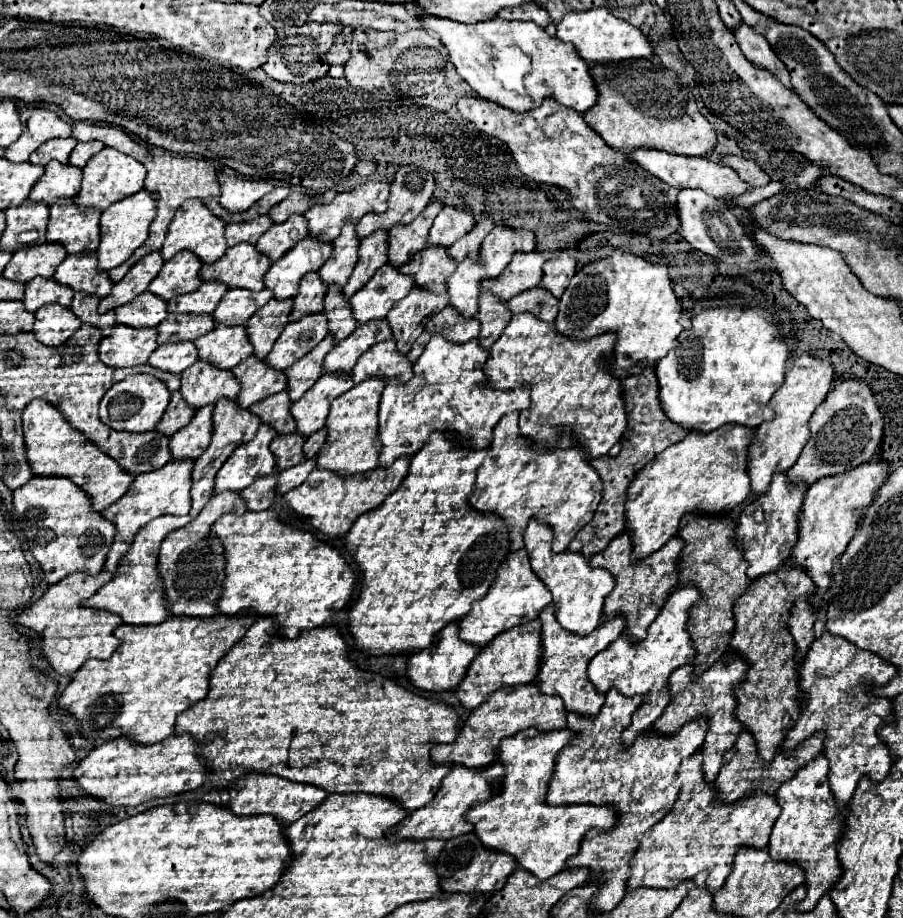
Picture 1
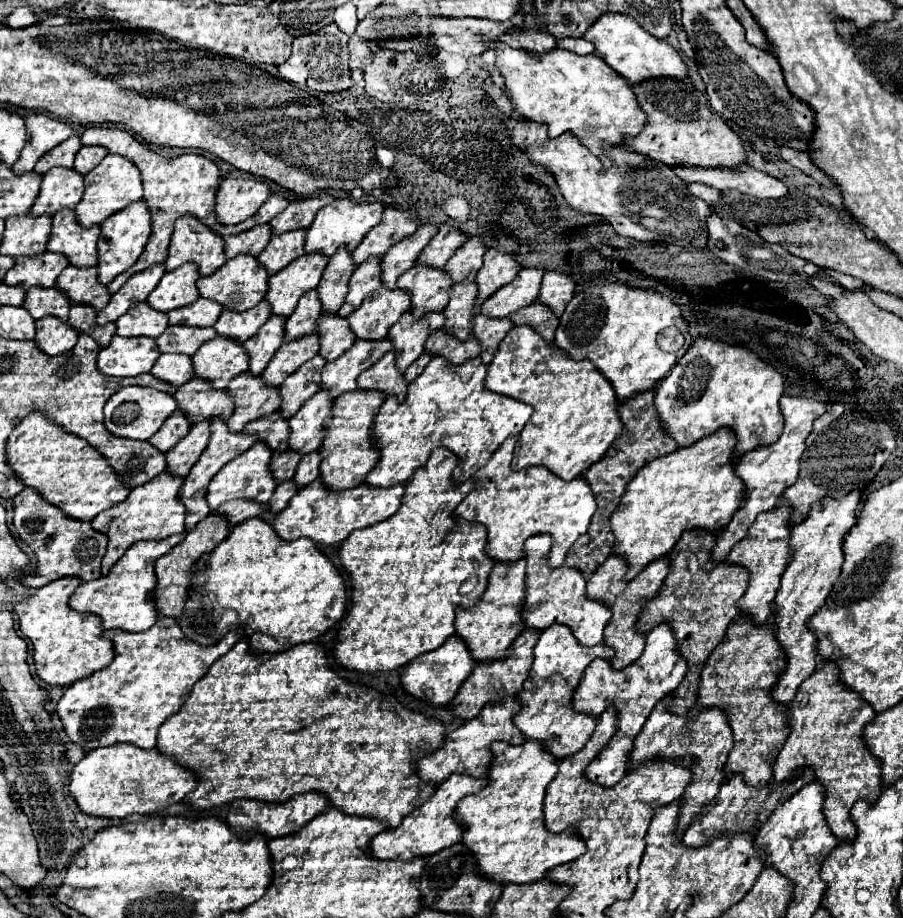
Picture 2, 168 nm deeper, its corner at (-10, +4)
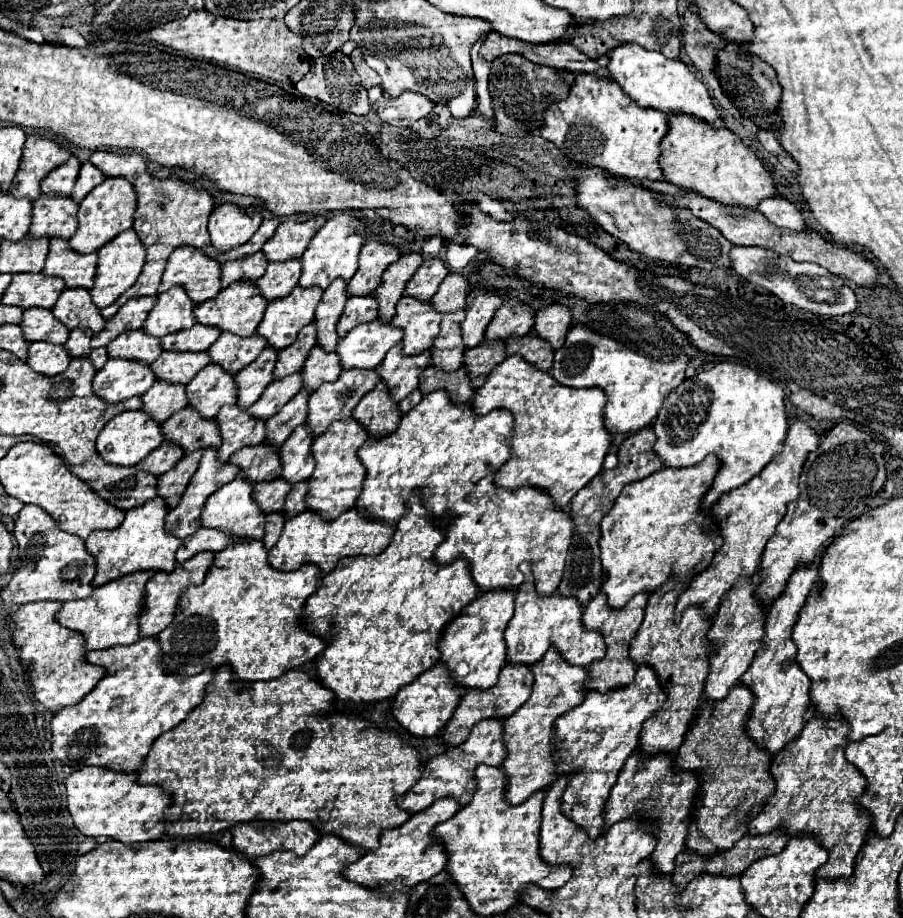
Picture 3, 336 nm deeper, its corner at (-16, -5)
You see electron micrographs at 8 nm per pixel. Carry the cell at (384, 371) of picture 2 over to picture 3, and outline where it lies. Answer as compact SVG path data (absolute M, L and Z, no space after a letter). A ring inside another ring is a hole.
M378 382L374 390L364 394L352 416L370 432L370 436L384 436L396 430L400 424L400 408L392 400L390 390L384 382Z

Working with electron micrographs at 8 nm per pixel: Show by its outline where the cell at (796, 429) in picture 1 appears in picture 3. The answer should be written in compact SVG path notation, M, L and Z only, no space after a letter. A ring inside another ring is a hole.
M796 420L788 430L784 450L772 462L768 462L768 466L758 476L748 480L744 486L724 494L724 498L720 498L712 506L712 512L720 522L724 544L720 550L716 550L712 564L692 580L692 584L684 594L680 594L676 602L676 616L674 616L676 622L678 622L678 616L688 606L694 606L694 604L702 604L706 608L706 614L714 616L722 596L732 588L736 578L742 574L752 574L758 568L766 542L774 534L776 524L786 514L786 504L792 500L798 500L800 496L798 478L808 452L816 450L818 442L820 442L820 436L816 434L816 430L812 430L804 420Z

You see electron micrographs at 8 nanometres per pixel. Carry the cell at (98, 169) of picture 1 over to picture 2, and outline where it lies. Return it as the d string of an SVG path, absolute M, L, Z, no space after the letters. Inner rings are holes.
M108 153L102 163L92 169L88 175L84 175L84 197L76 207L76 219L84 227L94 227L100 225L106 217L118 213L122 207L128 207L130 203L142 199L142 179L138 173L138 167L122 155L112 155Z

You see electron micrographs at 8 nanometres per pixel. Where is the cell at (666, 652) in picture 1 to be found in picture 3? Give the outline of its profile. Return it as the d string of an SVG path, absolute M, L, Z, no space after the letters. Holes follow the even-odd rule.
M642 664L638 666L636 678L630 686L608 690L606 694L592 690L588 692L586 702L556 720L556 730L560 730L562 738L560 746L564 746L564 754L568 754L568 766L564 766L560 774L582 768L582 772L572 776L566 794L562 794L562 812L586 828L592 838L604 830L604 810L610 790L616 784L618 772L626 758L640 742L642 724L654 716L666 704L666 700L668 694L664 692L656 670L652 670L648 664Z

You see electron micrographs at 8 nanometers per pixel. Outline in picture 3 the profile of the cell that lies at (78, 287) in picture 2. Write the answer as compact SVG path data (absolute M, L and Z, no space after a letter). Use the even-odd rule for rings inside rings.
M66 288L60 294L52 314L70 330L90 328L92 332L100 332L106 324L106 320L100 314L100 308L92 304L88 288Z

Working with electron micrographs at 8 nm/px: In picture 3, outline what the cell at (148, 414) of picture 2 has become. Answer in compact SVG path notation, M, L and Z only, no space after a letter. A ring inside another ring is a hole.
M124 410L118 416L114 416L100 432L96 440L96 448L100 456L110 462L110 464L120 464L120 466L134 466L142 458L146 458L154 448L158 448L164 442L162 434L162 424L156 422L148 412L144 410Z

